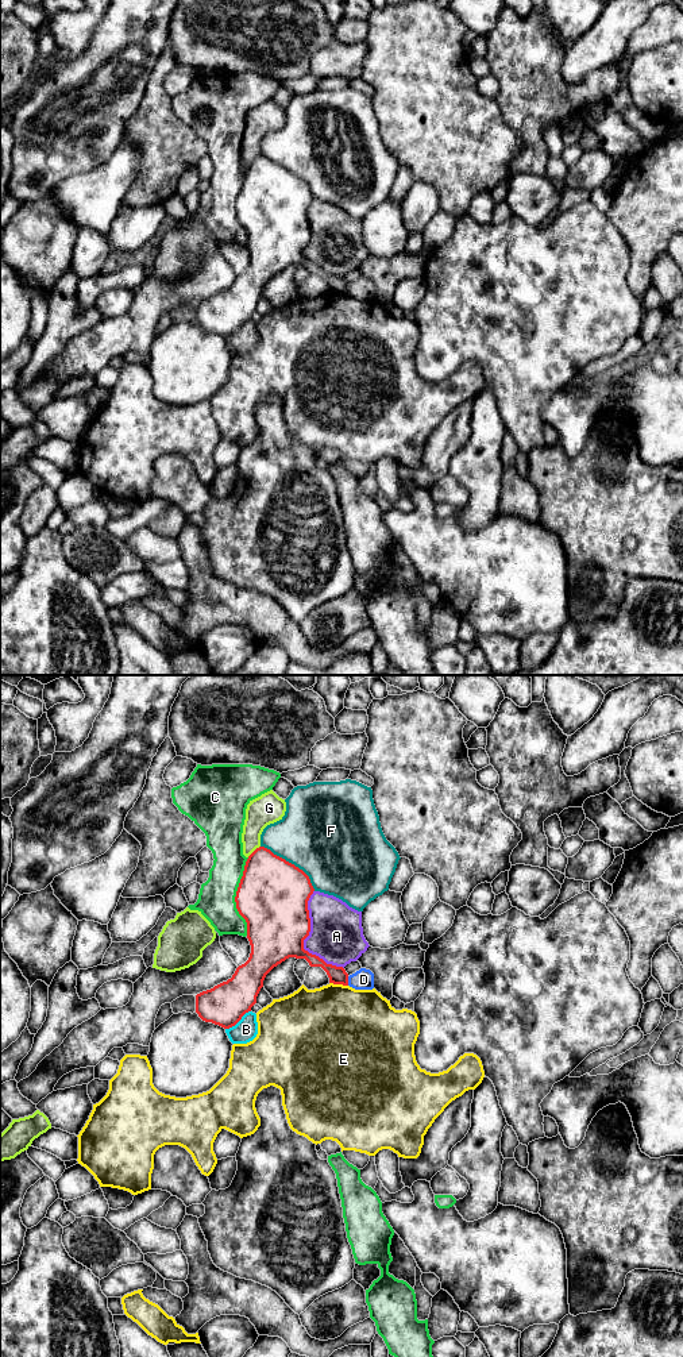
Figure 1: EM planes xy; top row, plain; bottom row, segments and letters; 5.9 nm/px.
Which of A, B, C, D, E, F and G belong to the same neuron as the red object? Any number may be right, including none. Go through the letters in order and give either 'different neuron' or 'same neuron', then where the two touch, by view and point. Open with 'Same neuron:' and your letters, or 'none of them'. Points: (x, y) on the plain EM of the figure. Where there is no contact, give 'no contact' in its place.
Same neuron: none of them
A: different neuron | xy (305, 246)
B: different neuron | xy (238, 330)
C: different neuron | xy (235, 205)
D: different neuron | xy (347, 289)
E: different neuron | xy (339, 292)
F: different neuron | xy (290, 172)
G: different neuron | xy (254, 160)

